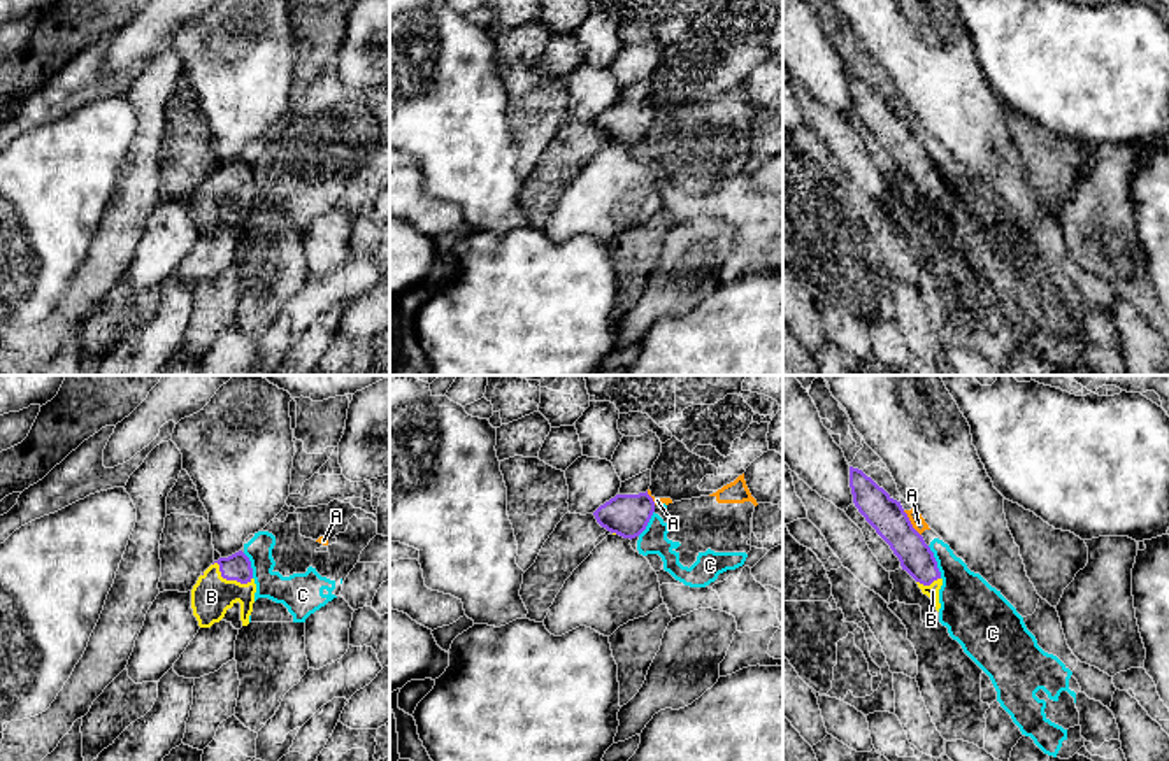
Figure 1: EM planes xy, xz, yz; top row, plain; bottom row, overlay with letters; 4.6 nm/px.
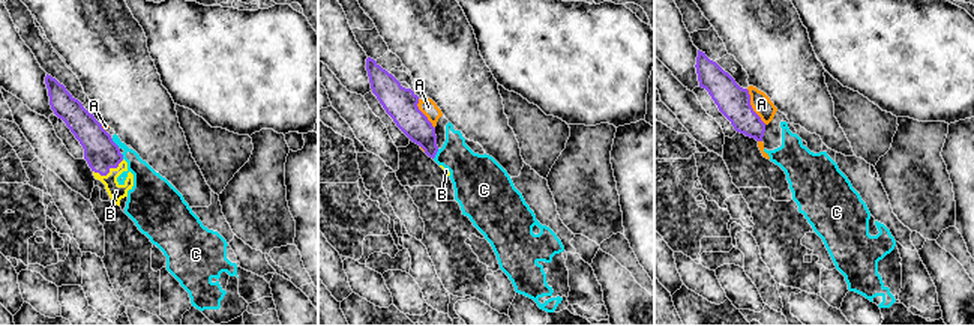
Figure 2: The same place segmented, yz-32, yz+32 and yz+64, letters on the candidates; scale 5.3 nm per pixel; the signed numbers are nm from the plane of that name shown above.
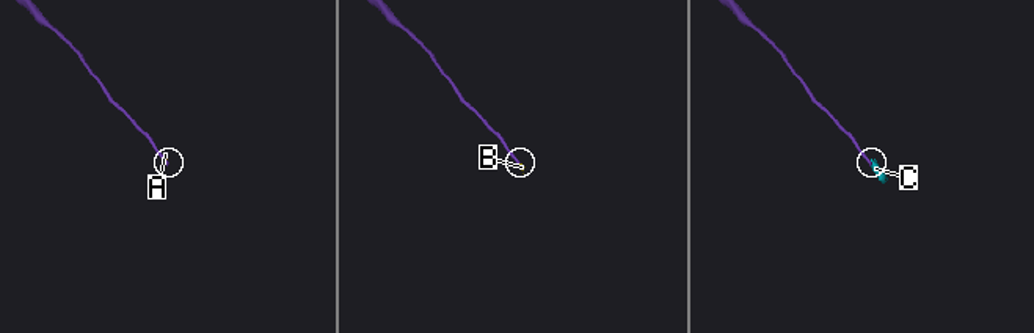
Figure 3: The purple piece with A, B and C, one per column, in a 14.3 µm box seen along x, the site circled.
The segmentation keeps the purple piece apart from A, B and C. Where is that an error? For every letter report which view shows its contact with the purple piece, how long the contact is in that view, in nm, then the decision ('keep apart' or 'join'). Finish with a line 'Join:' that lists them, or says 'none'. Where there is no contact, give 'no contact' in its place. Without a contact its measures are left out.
A: meets purple in yz; contact 150 nm long; keep apart
B: meets purple in xy; contact 200 nm long; join
C: meets purple in yz; contact 170 nm long; keep apart
Join: B

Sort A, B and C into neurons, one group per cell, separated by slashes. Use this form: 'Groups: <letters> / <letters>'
Groups: A C / B

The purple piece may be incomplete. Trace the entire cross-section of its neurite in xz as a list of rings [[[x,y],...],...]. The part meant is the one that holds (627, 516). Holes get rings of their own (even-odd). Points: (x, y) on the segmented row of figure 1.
[[[646,491],[639,494],[616,494],[600,505],[593,516],[607,531],[632,540],[646,530],[653,512],[655,501]]]

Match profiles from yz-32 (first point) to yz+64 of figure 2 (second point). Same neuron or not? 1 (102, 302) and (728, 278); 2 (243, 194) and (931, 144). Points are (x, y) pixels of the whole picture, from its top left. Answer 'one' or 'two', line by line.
1: two
2: one

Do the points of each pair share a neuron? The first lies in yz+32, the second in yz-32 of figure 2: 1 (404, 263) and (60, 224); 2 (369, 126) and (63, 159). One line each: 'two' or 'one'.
1: one
2: one

